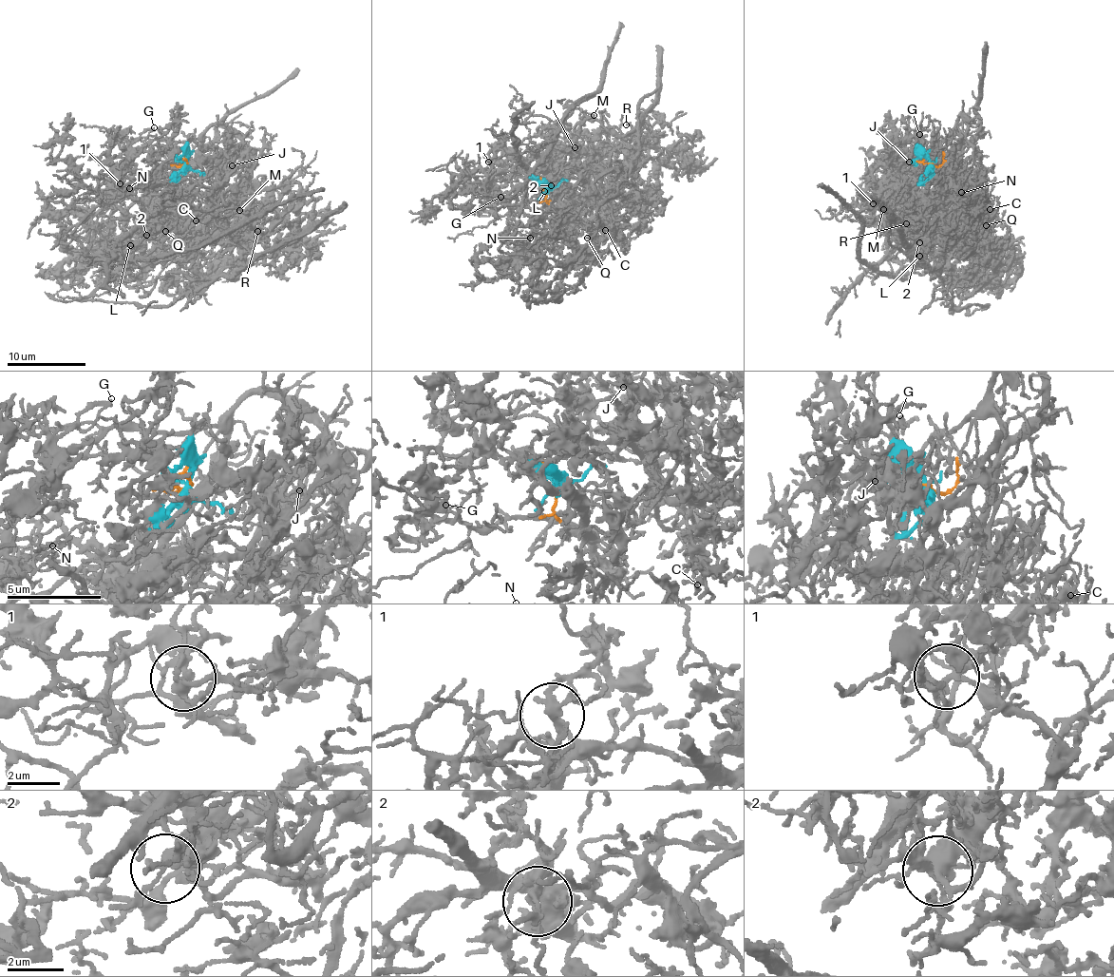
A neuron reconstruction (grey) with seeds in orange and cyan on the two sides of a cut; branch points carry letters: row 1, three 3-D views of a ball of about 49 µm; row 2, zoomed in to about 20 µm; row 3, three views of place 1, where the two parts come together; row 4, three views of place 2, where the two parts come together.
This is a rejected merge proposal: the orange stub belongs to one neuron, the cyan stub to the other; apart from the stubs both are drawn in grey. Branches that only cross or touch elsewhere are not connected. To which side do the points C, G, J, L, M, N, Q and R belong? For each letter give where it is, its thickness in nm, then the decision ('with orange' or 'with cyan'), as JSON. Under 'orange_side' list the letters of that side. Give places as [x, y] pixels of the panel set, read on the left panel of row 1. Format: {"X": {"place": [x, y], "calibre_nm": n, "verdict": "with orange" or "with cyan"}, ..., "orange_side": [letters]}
{"C": {"place": [196, 220], "calibre_nm": 130, "verdict": "with cyan"}, "G": {"place": [154, 127], "calibre_nm": 110, "verdict": "with cyan"}, "J": {"place": [232, 165], "calibre_nm": 90, "verdict": "with cyan"}, "L": {"place": [130, 245], "calibre_nm": 110, "verdict": "with cyan"}, "M": {"place": [239, 210], "calibre_nm": 100, "verdict": "with cyan"}, "N": {"place": [129, 188], "calibre_nm": 100, "verdict": "with cyan"}, "Q": {"place": [165, 231], "calibre_nm": 150, "verdict": "with cyan"}, "R": {"place": [257, 231], "calibre_nm": 150, "verdict": "with cyan"}, "orange_side": []}

